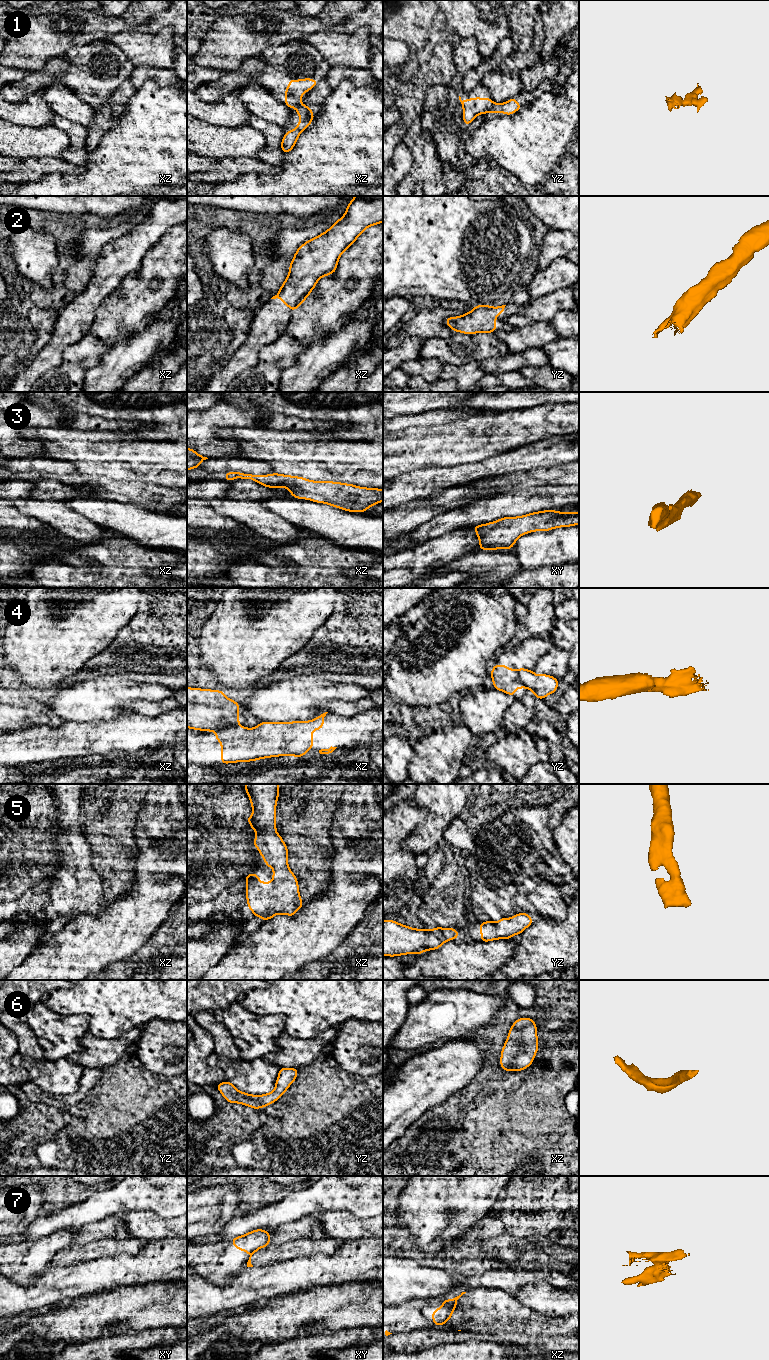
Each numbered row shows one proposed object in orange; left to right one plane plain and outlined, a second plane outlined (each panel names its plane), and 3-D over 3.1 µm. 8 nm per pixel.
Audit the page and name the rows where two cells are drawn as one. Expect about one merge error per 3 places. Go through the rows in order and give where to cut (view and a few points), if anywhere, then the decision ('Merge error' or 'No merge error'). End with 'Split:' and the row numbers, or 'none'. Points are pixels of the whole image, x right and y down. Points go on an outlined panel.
1: Split along yz (493, 103), (486, 112). Merge error
2: No split. No merge error
3: No split. No merge error
4: Split along xz (238, 723), (212, 731). Merge error
5: No split. No merge error
6: No split. No merge error
7: Split along xy (256, 1249), (250, 1254). Merge error
Split: 1, 4, 7

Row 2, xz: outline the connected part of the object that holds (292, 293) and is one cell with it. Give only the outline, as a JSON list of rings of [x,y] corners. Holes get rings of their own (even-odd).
[[[355,196],[347,205],[345,214],[324,233],[306,241],[294,254],[290,262],[289,275],[279,292],[271,299],[279,297],[292,311],[309,296],[321,277],[334,273],[340,255],[348,249],[369,226],[383,222],[383,196]]]

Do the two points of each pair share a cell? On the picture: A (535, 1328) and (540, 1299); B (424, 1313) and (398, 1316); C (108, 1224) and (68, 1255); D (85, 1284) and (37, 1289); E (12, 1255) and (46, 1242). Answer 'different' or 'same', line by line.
A: different
B: same
C: different
D: same
E: same

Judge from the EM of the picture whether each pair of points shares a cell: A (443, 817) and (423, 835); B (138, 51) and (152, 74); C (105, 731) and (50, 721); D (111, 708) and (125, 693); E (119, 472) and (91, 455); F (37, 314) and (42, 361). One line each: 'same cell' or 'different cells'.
A: same cell
B: different cells
C: different cells
D: same cell
E: same cell
F: different cells

